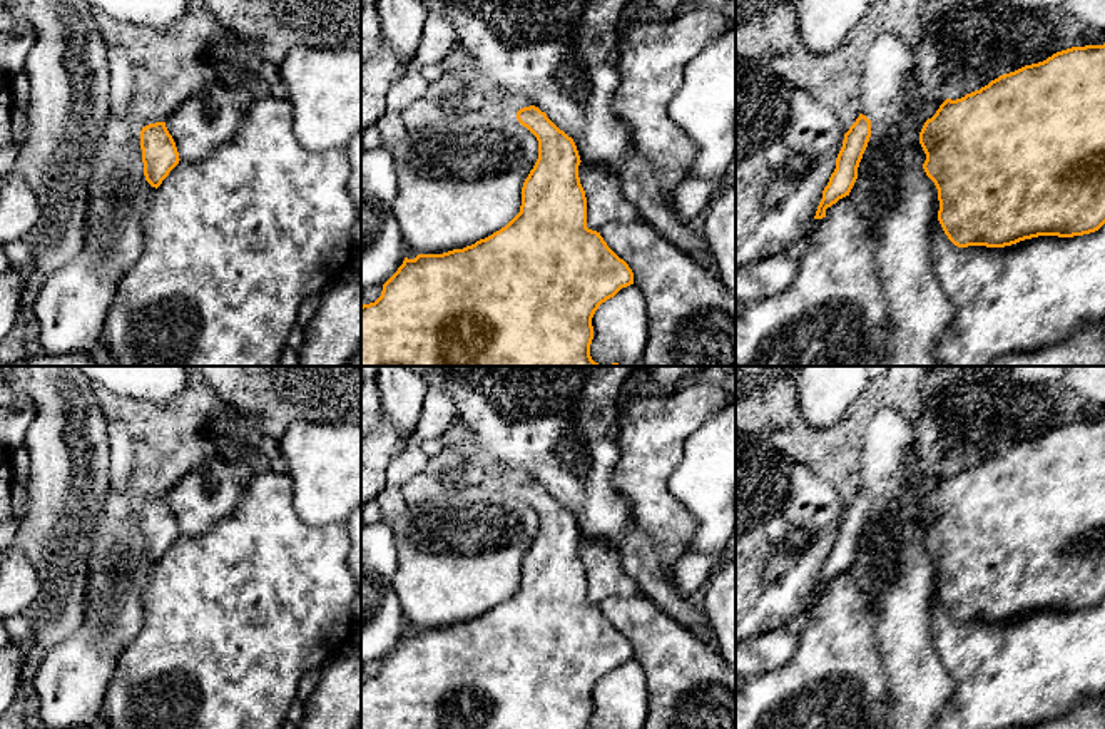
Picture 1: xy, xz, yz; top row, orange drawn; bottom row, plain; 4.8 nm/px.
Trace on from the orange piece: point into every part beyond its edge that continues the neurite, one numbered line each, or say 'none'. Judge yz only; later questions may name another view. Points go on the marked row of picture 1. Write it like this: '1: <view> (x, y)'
none

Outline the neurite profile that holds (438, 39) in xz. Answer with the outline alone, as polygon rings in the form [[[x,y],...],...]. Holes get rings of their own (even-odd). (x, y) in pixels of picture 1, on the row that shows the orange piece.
[[[430,13],[411,64],[418,69],[441,64],[455,47],[458,47],[458,37],[451,20],[445,15]]]

